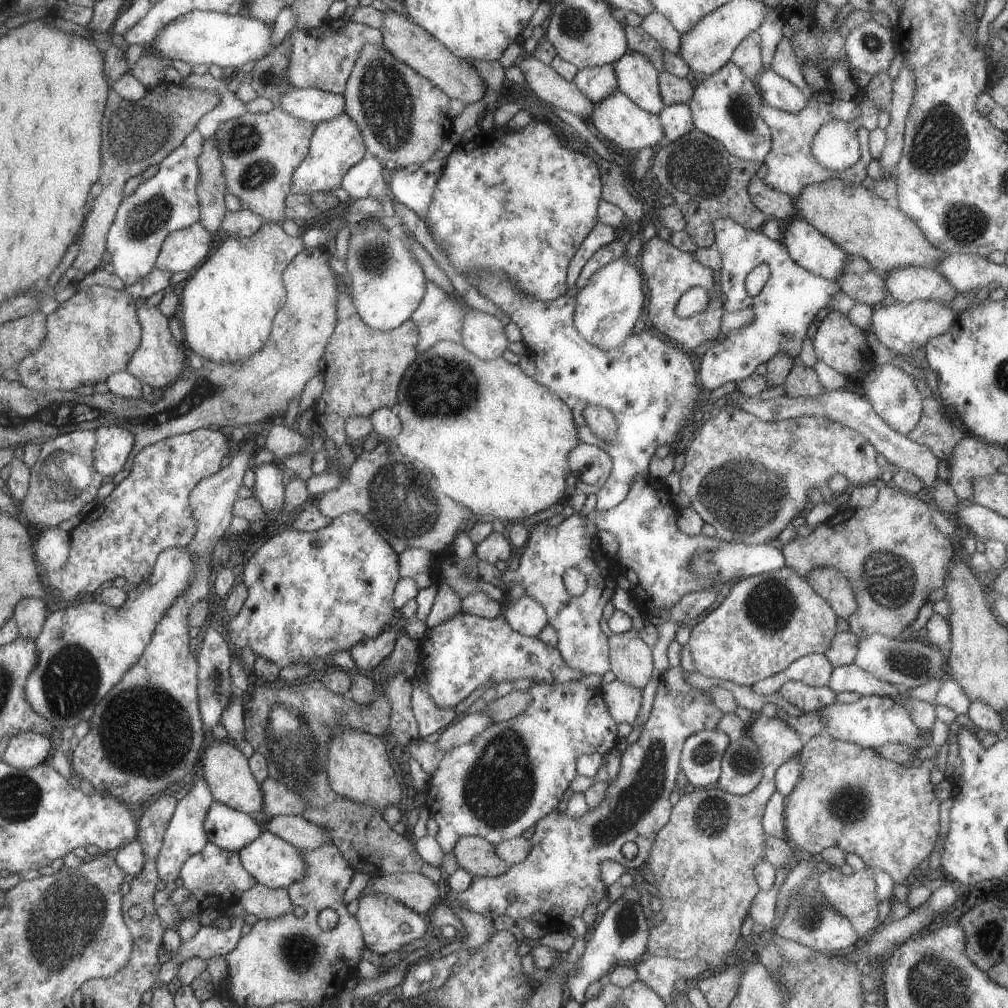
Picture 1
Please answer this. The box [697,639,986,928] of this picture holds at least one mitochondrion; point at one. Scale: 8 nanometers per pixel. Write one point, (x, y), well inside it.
(850, 804)

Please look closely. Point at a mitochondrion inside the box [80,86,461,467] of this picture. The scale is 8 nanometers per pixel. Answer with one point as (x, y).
(138, 134)

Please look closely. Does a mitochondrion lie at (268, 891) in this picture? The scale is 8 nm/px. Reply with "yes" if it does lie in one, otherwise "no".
no

